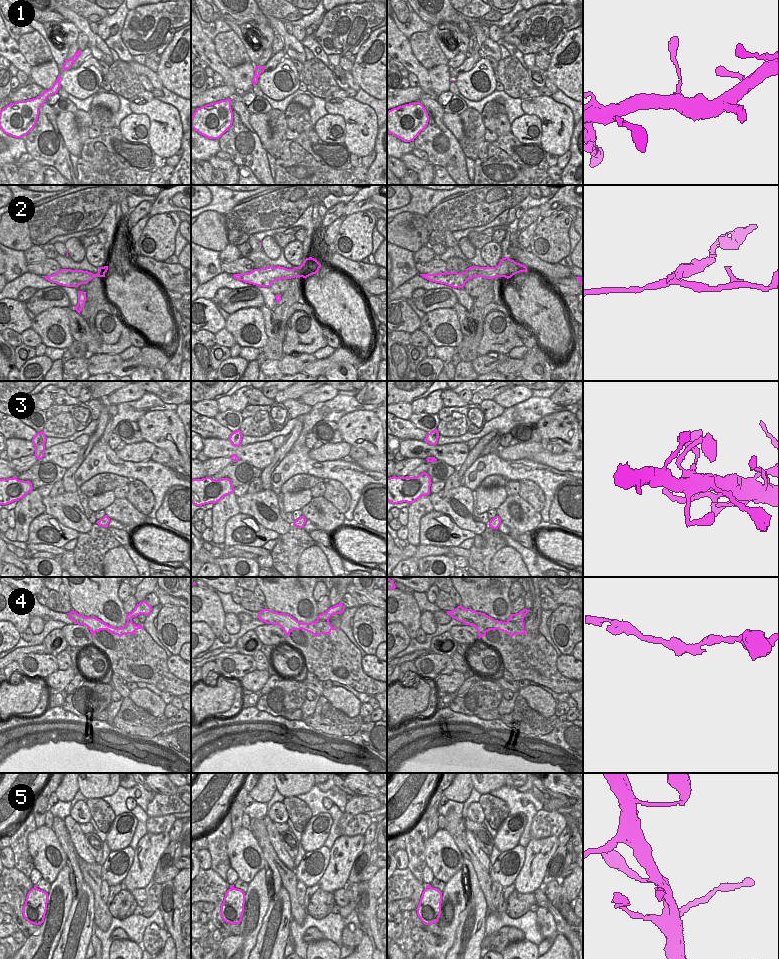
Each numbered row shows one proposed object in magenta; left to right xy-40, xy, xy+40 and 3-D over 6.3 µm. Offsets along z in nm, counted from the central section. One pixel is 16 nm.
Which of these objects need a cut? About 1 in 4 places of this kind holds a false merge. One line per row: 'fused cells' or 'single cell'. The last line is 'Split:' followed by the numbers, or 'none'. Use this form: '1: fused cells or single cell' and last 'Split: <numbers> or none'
1: single cell
2: fused cells
3: single cell
4: single cell
5: single cell
Split: 2

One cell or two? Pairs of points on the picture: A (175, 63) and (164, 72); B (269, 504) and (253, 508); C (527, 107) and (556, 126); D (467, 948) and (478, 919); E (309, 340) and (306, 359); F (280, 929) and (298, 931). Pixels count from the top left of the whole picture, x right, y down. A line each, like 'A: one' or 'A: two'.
A: one
B: one
C: one
D: one
E: two
F: two

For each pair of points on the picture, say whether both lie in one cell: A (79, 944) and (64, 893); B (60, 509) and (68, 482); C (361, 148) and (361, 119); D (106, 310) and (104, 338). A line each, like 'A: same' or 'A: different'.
A: different
B: different
C: same
D: same

